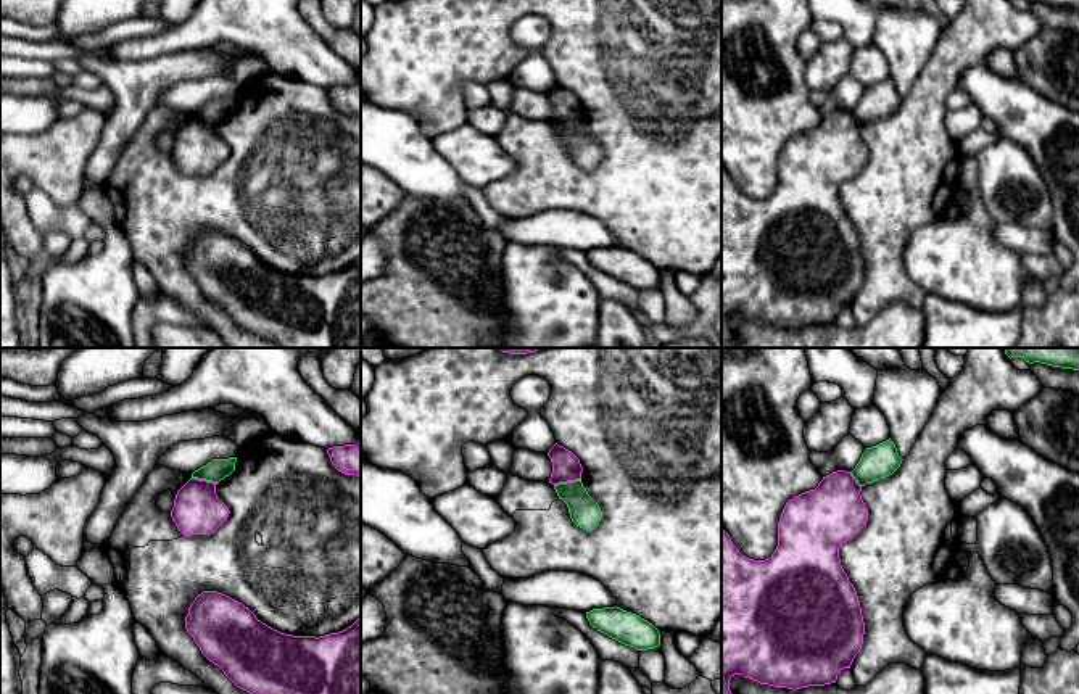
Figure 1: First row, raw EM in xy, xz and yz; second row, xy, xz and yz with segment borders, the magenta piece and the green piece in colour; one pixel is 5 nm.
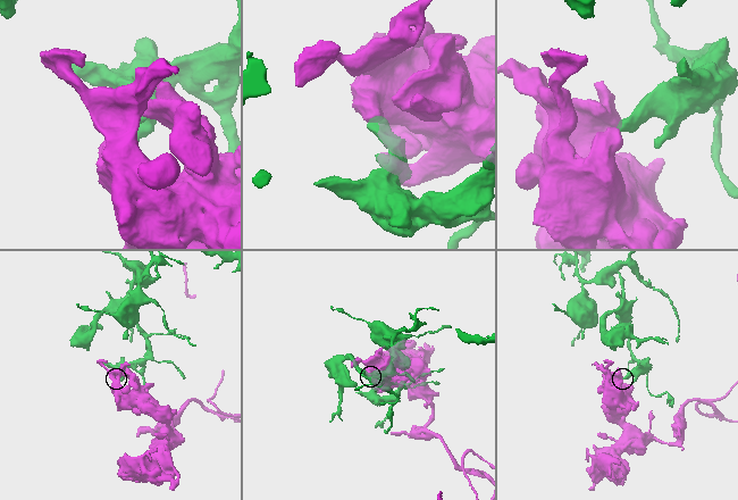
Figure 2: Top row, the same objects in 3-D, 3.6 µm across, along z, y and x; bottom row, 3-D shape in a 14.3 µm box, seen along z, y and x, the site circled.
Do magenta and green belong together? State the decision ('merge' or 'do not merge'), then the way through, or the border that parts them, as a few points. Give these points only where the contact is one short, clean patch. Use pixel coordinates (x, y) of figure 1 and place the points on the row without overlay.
do not merge | along xz (580, 116), (554, 124)

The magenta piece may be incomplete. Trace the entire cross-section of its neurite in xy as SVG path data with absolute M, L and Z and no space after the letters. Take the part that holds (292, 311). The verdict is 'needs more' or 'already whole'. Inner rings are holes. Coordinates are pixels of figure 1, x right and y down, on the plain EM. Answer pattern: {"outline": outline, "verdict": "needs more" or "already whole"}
{"outline": "M203 230L188 246L185 269L237 327L277 348L361 348L361 258L338 272L293 275L267 266L242 242Z", "verdict": "already whole"}

